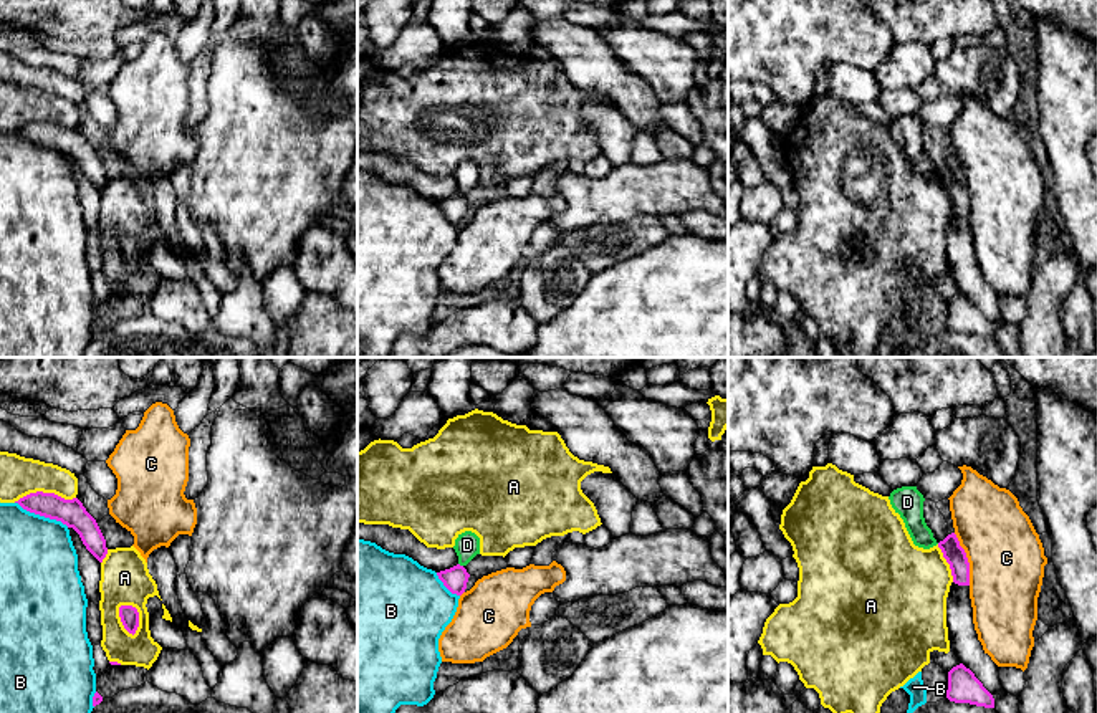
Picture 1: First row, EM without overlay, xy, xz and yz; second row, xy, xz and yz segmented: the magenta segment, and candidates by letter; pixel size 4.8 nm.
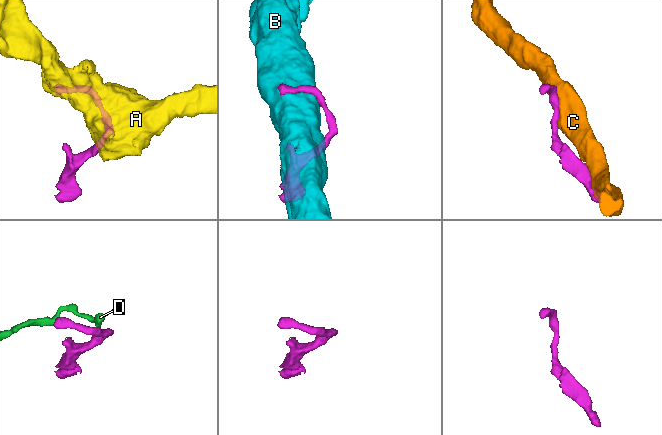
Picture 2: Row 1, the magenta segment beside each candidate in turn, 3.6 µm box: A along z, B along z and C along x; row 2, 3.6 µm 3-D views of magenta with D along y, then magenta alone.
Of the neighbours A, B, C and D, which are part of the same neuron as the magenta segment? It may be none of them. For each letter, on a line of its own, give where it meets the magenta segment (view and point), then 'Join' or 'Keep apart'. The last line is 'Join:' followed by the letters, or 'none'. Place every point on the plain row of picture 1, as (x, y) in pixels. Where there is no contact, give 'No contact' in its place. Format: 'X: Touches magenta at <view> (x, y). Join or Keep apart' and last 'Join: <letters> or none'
A: Touches magenta at xy (121, 250). Keep apart
B: Touches magenta at xy (42, 144). Keep apart
C: Touches magenta at yz (967, 189). Keep apart
D: Touches magenta at xz (459, 194). Keep apart
Join: none

